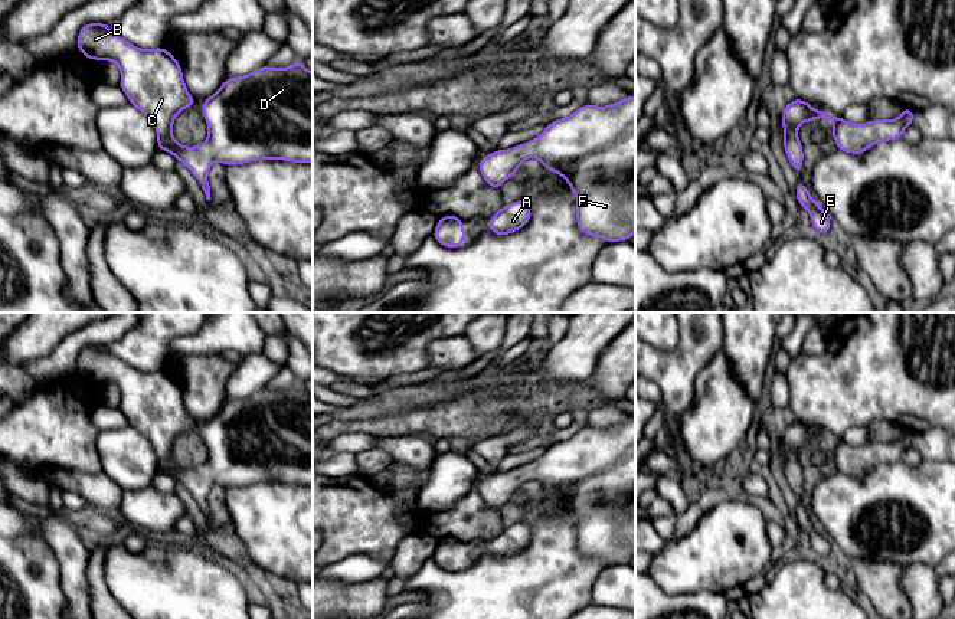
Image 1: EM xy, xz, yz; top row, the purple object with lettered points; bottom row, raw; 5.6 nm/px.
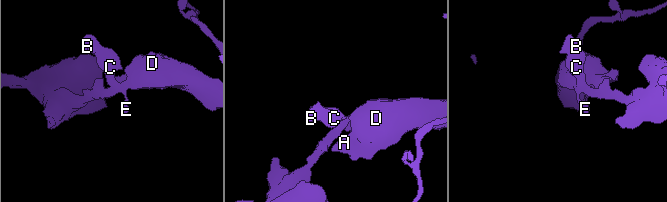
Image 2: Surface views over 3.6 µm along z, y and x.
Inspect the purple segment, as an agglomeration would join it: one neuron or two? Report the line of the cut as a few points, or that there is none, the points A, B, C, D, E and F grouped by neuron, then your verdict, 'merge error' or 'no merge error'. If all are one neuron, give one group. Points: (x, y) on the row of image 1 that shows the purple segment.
no cut; A B C D E F; no merge error

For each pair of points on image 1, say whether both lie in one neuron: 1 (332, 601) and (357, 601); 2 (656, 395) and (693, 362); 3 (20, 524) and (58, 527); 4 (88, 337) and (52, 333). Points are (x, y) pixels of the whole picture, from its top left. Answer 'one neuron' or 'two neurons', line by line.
1: one neuron
2: two neurons
3: two neurons
4: two neurons

